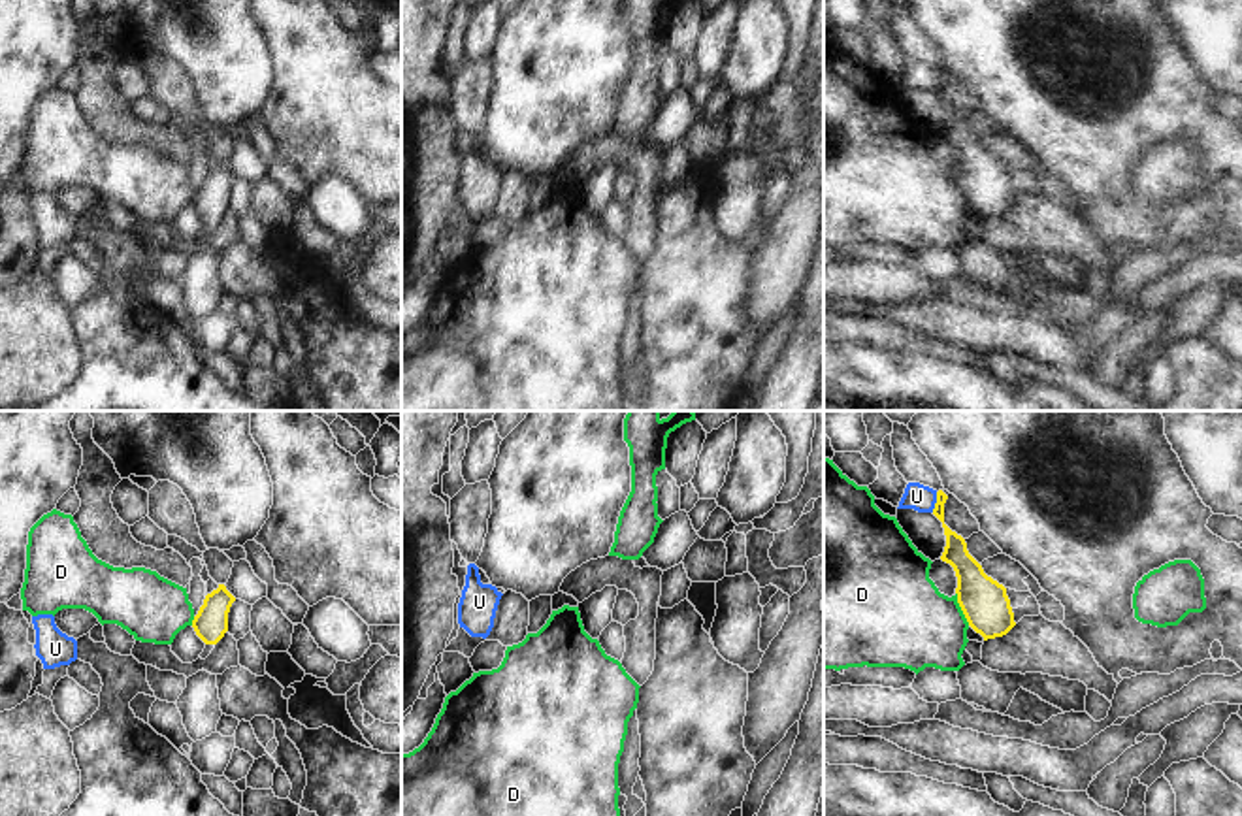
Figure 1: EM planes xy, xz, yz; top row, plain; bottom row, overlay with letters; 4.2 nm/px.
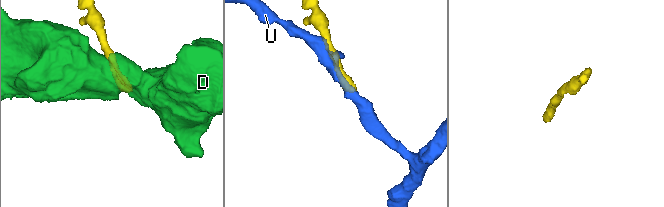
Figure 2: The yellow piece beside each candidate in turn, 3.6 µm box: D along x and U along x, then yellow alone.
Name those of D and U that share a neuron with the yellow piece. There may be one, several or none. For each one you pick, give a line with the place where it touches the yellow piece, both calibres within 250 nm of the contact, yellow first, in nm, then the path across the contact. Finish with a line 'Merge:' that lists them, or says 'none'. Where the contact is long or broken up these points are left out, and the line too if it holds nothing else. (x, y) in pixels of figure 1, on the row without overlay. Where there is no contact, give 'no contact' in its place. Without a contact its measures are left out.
Merge: none

